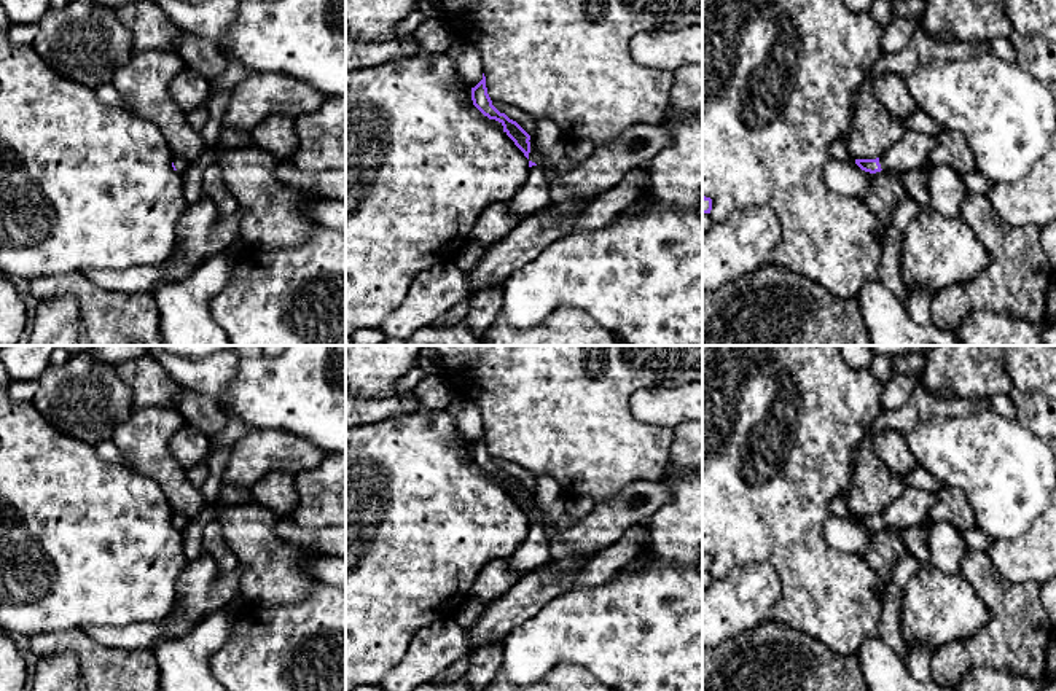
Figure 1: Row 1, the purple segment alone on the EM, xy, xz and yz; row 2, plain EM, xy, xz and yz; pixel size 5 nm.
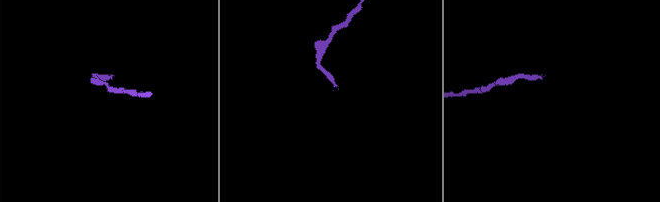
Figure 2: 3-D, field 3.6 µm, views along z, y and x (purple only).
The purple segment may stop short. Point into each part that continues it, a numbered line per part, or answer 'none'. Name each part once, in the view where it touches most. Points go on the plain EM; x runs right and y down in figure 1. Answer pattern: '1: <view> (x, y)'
1: yz (911, 508)

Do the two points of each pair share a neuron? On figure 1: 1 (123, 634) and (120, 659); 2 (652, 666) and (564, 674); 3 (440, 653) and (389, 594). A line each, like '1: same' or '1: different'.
1: different
2: different
3: different

